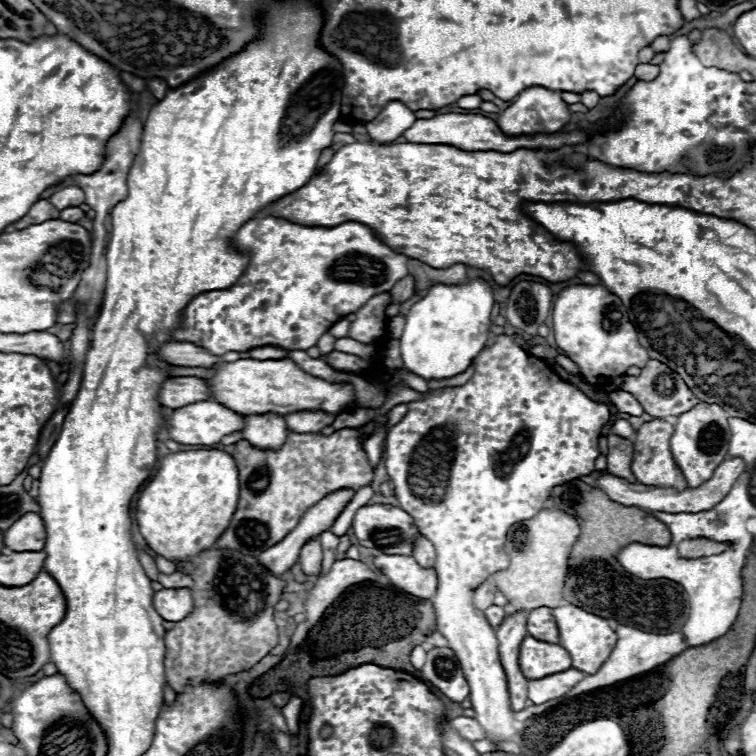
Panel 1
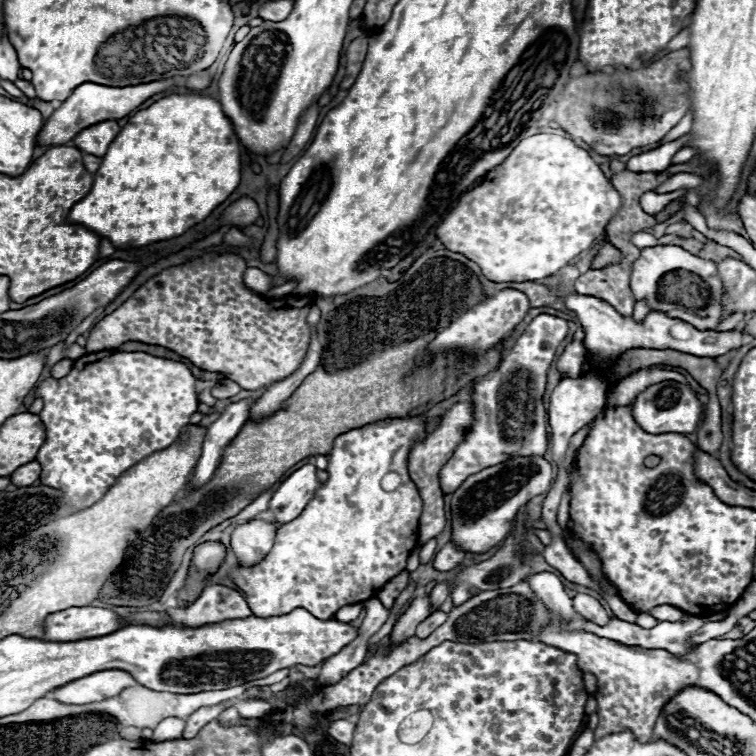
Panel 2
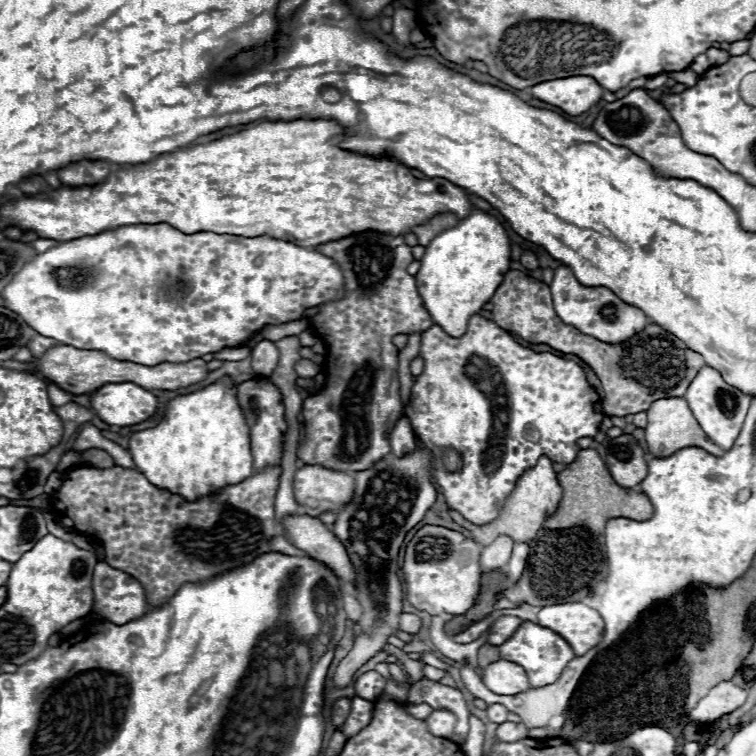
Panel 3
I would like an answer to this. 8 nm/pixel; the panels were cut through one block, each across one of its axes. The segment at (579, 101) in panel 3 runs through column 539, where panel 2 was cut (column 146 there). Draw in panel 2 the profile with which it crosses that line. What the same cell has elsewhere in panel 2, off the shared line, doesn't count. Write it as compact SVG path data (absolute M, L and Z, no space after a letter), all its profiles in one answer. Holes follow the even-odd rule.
M160 80L150 84L138 84L138 86L124 86L124 88L110 88L94 82L86 82L78 86L58 110L52 112L52 116L46 120L42 130L38 132L38 146L60 146L74 138L74 134L82 132L86 126L94 126L94 122L106 122L106 120L118 120L130 114L134 108L138 108L144 100L150 96L164 92L166 88L174 86L174 80Z

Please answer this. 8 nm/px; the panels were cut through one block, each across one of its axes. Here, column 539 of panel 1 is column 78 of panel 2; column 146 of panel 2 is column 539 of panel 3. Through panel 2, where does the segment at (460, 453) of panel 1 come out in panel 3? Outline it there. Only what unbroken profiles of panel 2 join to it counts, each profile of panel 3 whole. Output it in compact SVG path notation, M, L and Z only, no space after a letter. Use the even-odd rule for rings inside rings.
M474 314L474 316L468 320L466 334L460 336L460 338L448 336L438 324L430 326L430 328L420 336L420 358L424 360L424 370L422 370L422 374L416 378L416 382L414 382L414 386L412 386L410 402L404 406L404 412L408 414L410 424L412 424L412 428L414 428L414 434L418 436L418 440L420 440L422 444L426 444L436 456L438 456L438 450L440 450L440 448L448 448L448 446L452 446L452 448L456 448L456 450L462 452L462 470L460 470L460 472L450 474L450 472L446 472L446 470L442 468L442 464L438 462L434 476L436 476L436 484L438 484L440 492L444 494L444 498L446 498L446 502L448 502L448 508L458 510L466 520L470 520L470 522L474 522L474 524L488 524L488 522L492 522L492 520L498 516L500 506L504 504L504 500L508 498L508 494L514 490L516 480L524 474L524 470L528 470L530 466L534 466L540 456L548 456L552 462L570 464L570 462L576 458L578 450L580 450L578 444L576 444L576 440L578 440L578 438L584 438L584 436L594 438L596 432L598 432L598 428L600 428L600 424L602 424L602 418L604 418L604 414L602 414L602 402L600 402L596 390L588 384L584 370L582 370L576 362L564 360L564 358L554 356L554 354L550 354L550 352L538 354L538 352L532 352L532 350L528 350L528 348L522 348L506 330L502 330L500 326L496 326L494 322L490 322L490 320L486 320L486 318L478 316L478 314Z

